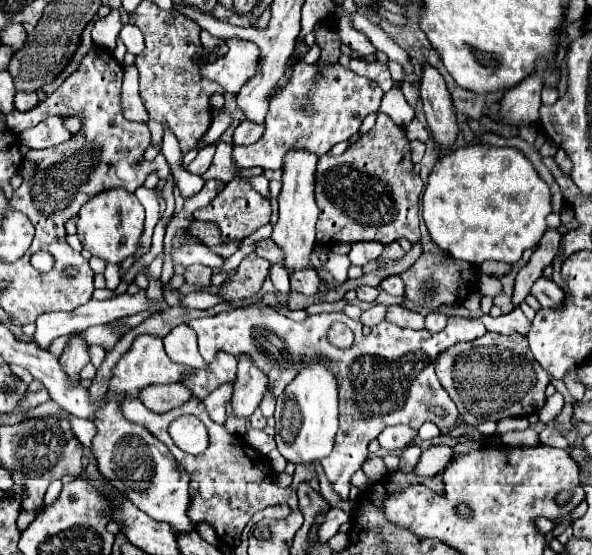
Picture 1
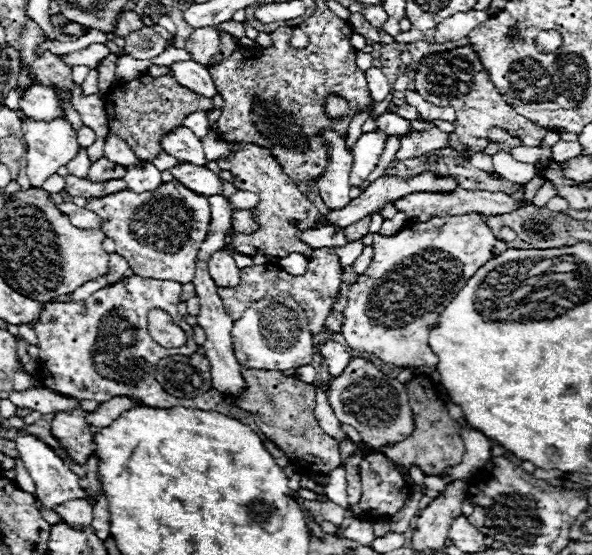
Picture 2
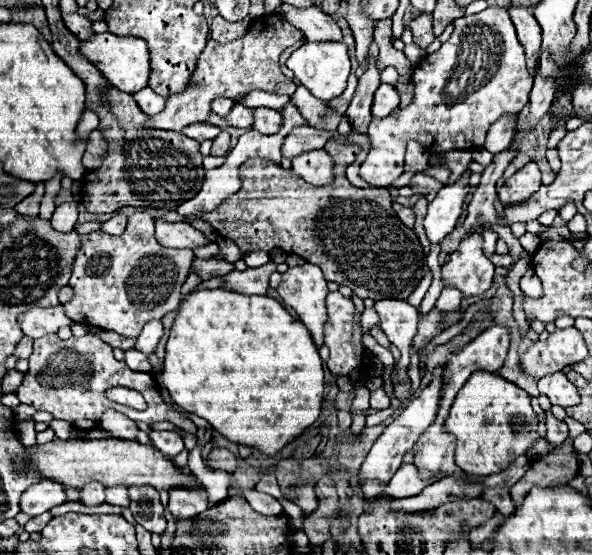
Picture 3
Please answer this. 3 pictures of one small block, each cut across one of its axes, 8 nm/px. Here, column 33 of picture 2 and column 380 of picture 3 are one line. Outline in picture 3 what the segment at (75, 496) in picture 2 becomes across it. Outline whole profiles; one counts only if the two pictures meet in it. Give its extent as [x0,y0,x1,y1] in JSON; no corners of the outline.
[358,374,442,484]

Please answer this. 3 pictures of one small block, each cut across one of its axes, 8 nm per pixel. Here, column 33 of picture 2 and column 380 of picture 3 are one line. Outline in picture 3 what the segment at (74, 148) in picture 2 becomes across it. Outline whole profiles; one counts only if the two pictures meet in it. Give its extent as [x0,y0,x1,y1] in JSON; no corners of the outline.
[360,8,534,186]

